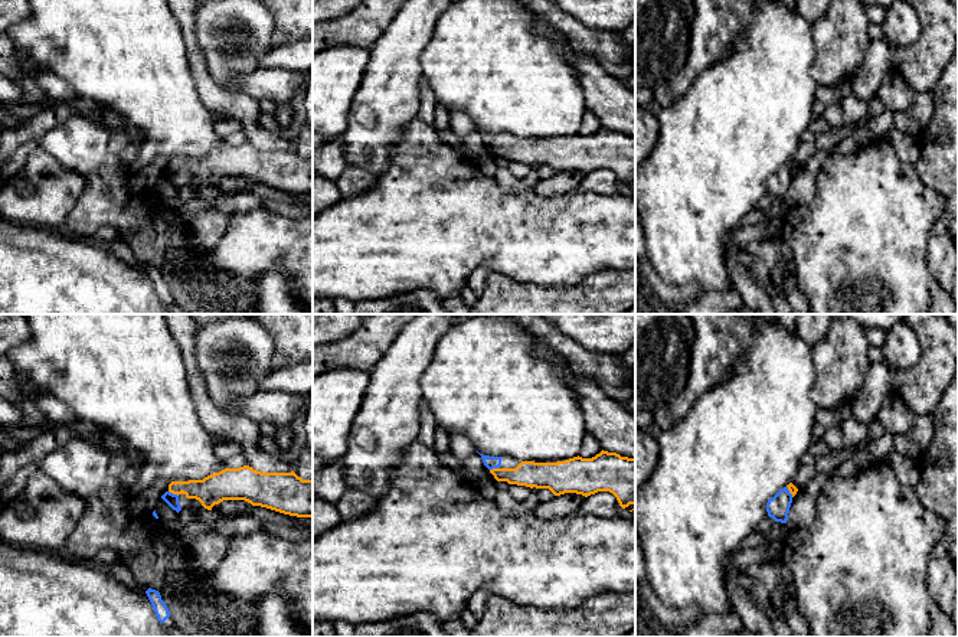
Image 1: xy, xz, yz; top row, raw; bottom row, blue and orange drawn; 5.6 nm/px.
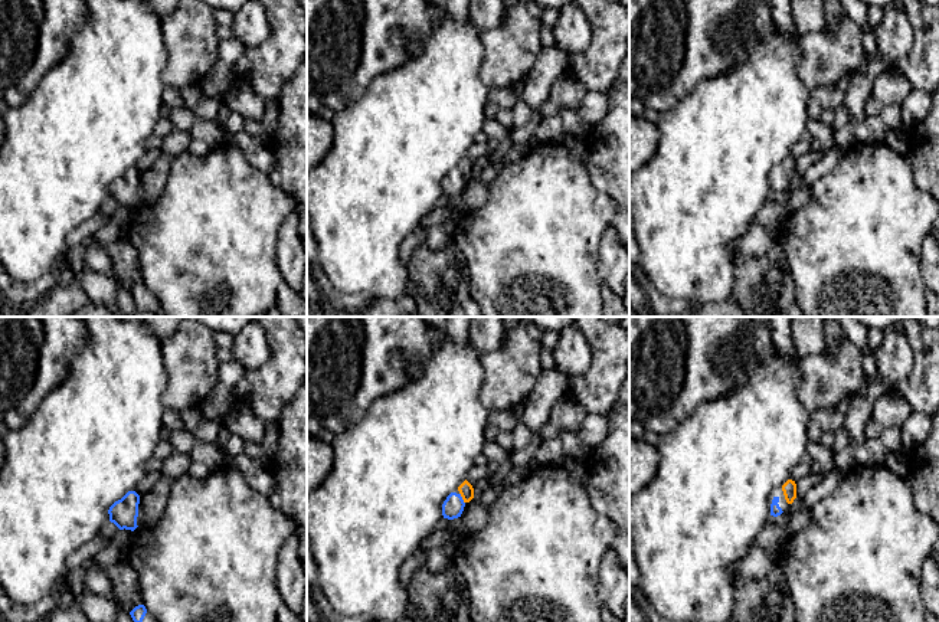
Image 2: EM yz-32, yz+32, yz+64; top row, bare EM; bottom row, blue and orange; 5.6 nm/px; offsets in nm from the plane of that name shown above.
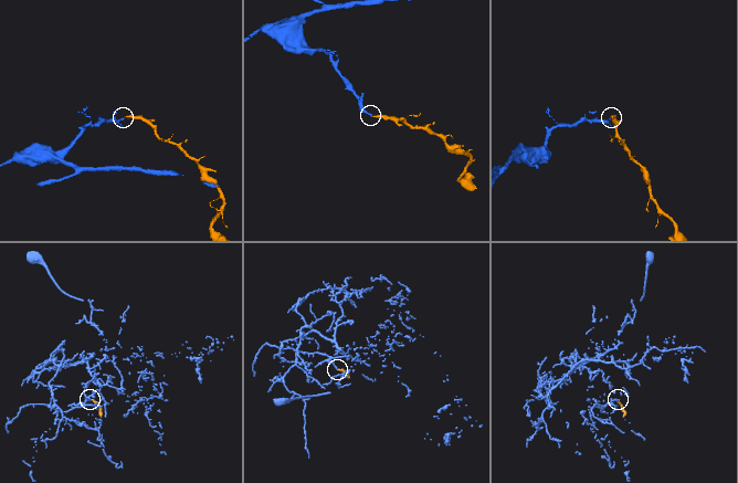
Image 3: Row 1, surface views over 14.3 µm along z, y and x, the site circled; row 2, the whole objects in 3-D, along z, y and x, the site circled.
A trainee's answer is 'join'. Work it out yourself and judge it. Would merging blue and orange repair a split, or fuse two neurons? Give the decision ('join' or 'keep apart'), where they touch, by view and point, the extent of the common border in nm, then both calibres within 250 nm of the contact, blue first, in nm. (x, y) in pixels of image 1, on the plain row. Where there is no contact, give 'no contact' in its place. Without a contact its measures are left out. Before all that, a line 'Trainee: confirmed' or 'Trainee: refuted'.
Trainee: confirmed
join; meets blue in xy at (172, 170); contact 70 nm long; 70 nm thick on the blue side, 160 nm on the other

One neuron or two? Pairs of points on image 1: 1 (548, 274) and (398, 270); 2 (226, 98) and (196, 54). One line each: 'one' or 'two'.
1: one
2: one

